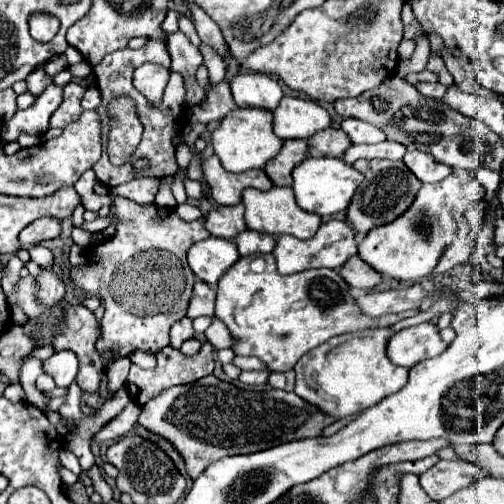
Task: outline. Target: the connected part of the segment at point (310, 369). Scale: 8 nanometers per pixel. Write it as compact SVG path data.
M388 328L360 330L342 336L334 336L328 342L316 346L300 358L296 364L296 388L294 392L316 404L334 418L346 418L354 412L366 410L378 404L382 398L396 394L408 382L408 370L396 366L386 356L386 342L392 336Z

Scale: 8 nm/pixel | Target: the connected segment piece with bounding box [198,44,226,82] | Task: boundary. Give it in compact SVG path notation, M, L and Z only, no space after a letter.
M200 44L198 50L204 56L204 64L206 64L208 72L210 72L210 82L222 82L224 80L224 68L226 68L224 62L222 62L222 58L216 56L214 48L210 48L206 44Z

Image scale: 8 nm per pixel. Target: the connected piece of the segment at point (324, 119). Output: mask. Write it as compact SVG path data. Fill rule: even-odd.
M284 96L274 114L274 134L282 140L310 138L330 126L328 112L312 100Z

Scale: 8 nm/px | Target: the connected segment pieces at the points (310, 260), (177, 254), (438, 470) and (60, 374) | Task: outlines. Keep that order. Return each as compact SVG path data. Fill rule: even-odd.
M328 220L328 222L322 222L318 232L308 240L296 240L294 236L284 236L284 234L278 236L272 254L276 258L276 266L278 266L280 274L294 274L300 270L308 270L312 266L336 270L356 252L358 252L358 246L356 246L352 226L342 220Z
M110 194L110 200L112 200L112 206L110 206L109 216L116 216L116 218L118 218L115 224L116 236L114 236L114 238L108 238L108 240L102 240L102 242L98 242L98 244L90 244L90 246L84 250L84 254L86 254L86 258L88 258L88 268L84 268L84 270L80 270L80 268L72 268L72 280L74 280L74 284L78 284L78 286L84 290L84 294L102 298L102 304L104 304L102 334L104 334L104 336L100 338L102 342L98 342L98 348L110 348L110 350L114 352L114 358L130 356L130 354L136 352L136 350L158 352L158 350L162 350L164 346L168 346L168 340L170 340L170 328L172 328L178 320L182 320L182 318L186 316L188 300L190 300L192 286L194 286L194 274L192 274L192 270L190 270L190 266L188 266L188 262L186 262L186 250L188 250L188 246L190 246L192 242L204 240L204 238L208 238L210 234L208 234L206 228L204 228L204 218L198 218L198 220L194 220L194 222L184 222L184 220L176 214L174 208L162 208L162 206L158 206L158 204L146 204L146 206L142 206L142 204L136 204L136 202L132 202L132 200L122 198L122 196L118 196L118 194ZM132 312L158 312L158 314L140 316L140 314L132 314Z
M440 460L420 476L420 484L432 500L444 500L472 484L474 478L480 478L476 464L464 460Z
M62 350L50 356L48 360L44 360L42 368L44 368L44 374L54 378L58 388L68 388L78 374L78 360L76 360L76 354Z

